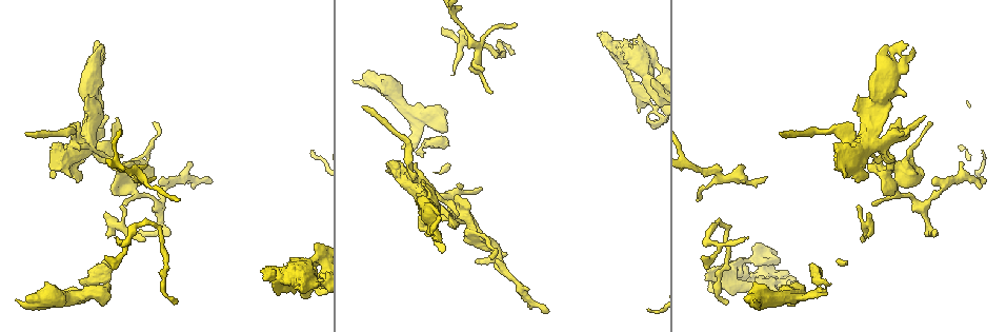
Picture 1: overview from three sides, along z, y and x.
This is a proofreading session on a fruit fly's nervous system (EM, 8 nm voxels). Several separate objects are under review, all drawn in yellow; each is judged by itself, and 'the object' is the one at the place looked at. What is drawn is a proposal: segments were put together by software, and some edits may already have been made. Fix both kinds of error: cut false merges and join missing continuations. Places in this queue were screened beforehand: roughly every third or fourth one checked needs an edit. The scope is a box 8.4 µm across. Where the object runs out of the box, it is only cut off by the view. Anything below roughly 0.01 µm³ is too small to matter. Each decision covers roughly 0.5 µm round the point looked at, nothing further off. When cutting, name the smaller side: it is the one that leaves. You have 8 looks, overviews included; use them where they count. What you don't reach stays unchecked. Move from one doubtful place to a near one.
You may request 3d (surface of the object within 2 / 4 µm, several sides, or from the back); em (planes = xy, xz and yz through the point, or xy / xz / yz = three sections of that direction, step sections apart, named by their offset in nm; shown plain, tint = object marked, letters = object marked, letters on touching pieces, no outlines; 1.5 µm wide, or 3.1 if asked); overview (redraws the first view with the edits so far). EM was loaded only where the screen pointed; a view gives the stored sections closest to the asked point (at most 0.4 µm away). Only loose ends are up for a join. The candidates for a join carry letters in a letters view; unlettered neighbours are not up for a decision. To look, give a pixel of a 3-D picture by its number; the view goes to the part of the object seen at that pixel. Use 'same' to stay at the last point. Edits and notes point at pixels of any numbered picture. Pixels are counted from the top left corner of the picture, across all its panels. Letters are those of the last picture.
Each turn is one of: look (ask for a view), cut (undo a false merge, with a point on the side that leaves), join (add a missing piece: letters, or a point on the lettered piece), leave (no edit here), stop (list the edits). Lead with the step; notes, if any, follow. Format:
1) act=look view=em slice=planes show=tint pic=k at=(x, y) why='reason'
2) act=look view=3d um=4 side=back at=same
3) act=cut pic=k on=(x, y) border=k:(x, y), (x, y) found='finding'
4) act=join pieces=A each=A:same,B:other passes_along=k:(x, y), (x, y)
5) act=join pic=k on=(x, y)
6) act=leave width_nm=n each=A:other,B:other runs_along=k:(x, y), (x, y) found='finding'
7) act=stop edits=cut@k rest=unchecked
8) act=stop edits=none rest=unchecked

act=look view=em slice=xz step=8 show=tint pic=1 at=(301, 292) why='branch stops here'

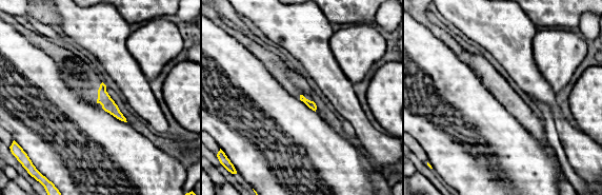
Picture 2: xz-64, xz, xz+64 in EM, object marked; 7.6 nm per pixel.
act=look view=em slice=planes show=letters at=same

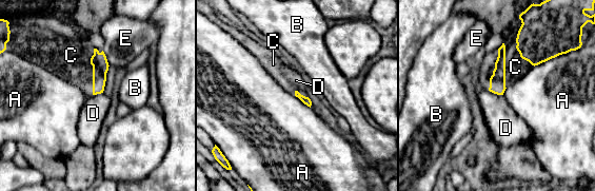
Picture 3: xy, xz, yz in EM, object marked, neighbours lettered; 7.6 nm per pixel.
act=join pieces=C longest_contact=C:340nm each=A:other,B:other,C:same,D:other,E:other passes_along=3:(546, 33), (516, 46), (515, 67) found='it goes on there'

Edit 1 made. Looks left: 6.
act=look view=overview

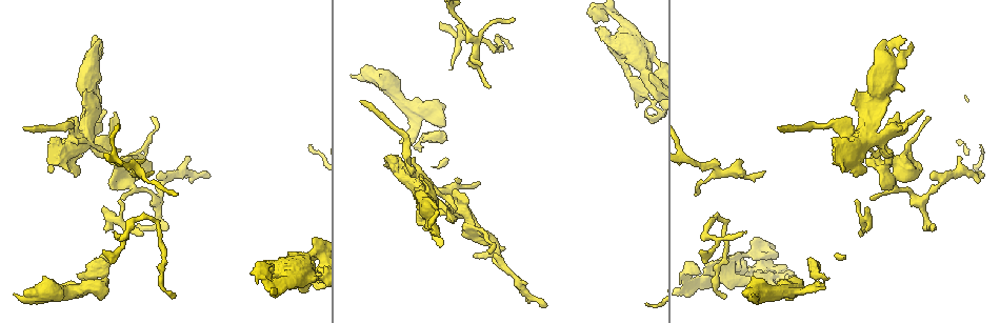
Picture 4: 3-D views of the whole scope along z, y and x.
act=look view=em slice=yz step=4 show=letters pic=4 at=(175, 192) why='thin end'

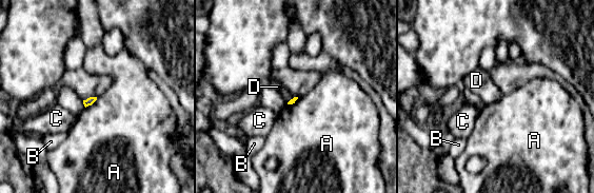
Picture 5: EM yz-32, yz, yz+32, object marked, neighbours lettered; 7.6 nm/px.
act=look view=em slice=planes show=letters at=same

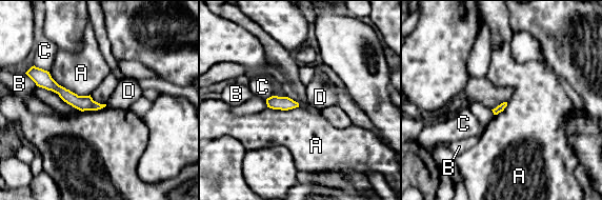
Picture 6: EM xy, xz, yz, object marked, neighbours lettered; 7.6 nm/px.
act=leave longest_contact=A:360nm each=A:other,B:other,C:other,D:other border=6:(48, 72), (66, 88), (89, 95) found='no lettered piece goes on from it'

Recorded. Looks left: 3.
act=stop edits=join@3 rest=unchecked

